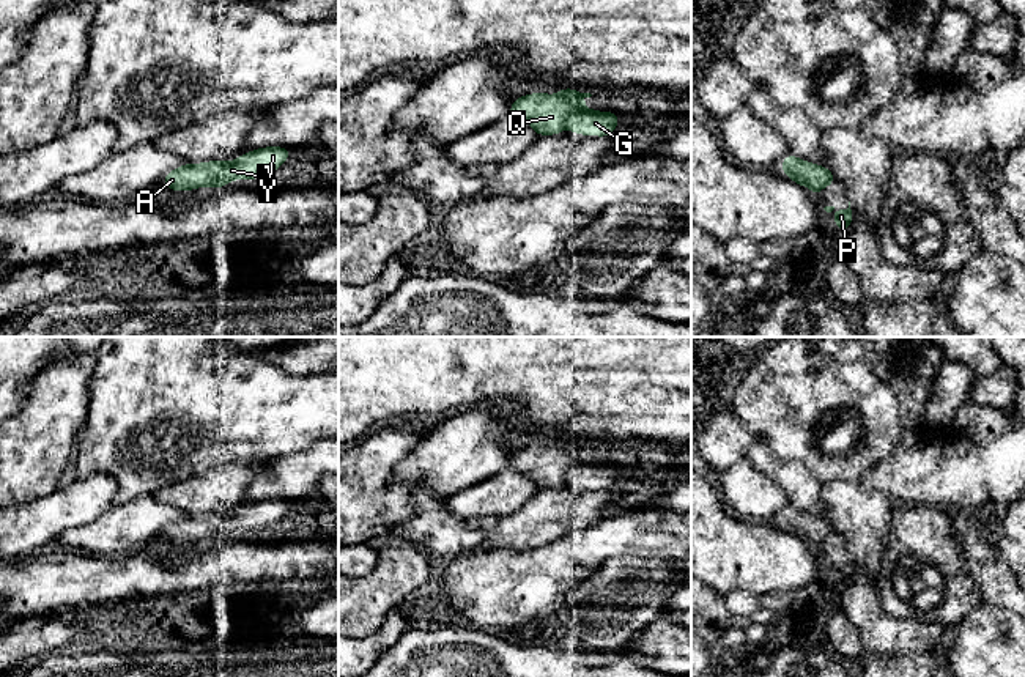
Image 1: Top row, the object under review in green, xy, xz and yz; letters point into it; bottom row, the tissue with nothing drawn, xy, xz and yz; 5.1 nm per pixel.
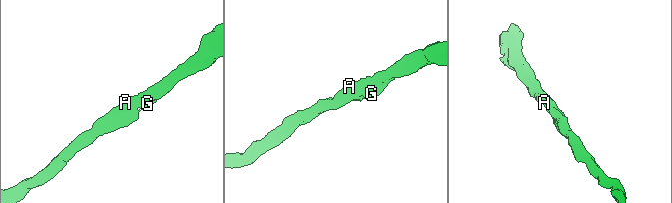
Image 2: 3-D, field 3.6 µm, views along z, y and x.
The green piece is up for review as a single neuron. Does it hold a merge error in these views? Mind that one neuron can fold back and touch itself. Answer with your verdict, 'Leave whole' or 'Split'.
Leave whole

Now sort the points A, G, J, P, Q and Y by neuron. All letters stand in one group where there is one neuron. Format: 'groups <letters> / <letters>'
groups A G J P Q Y

